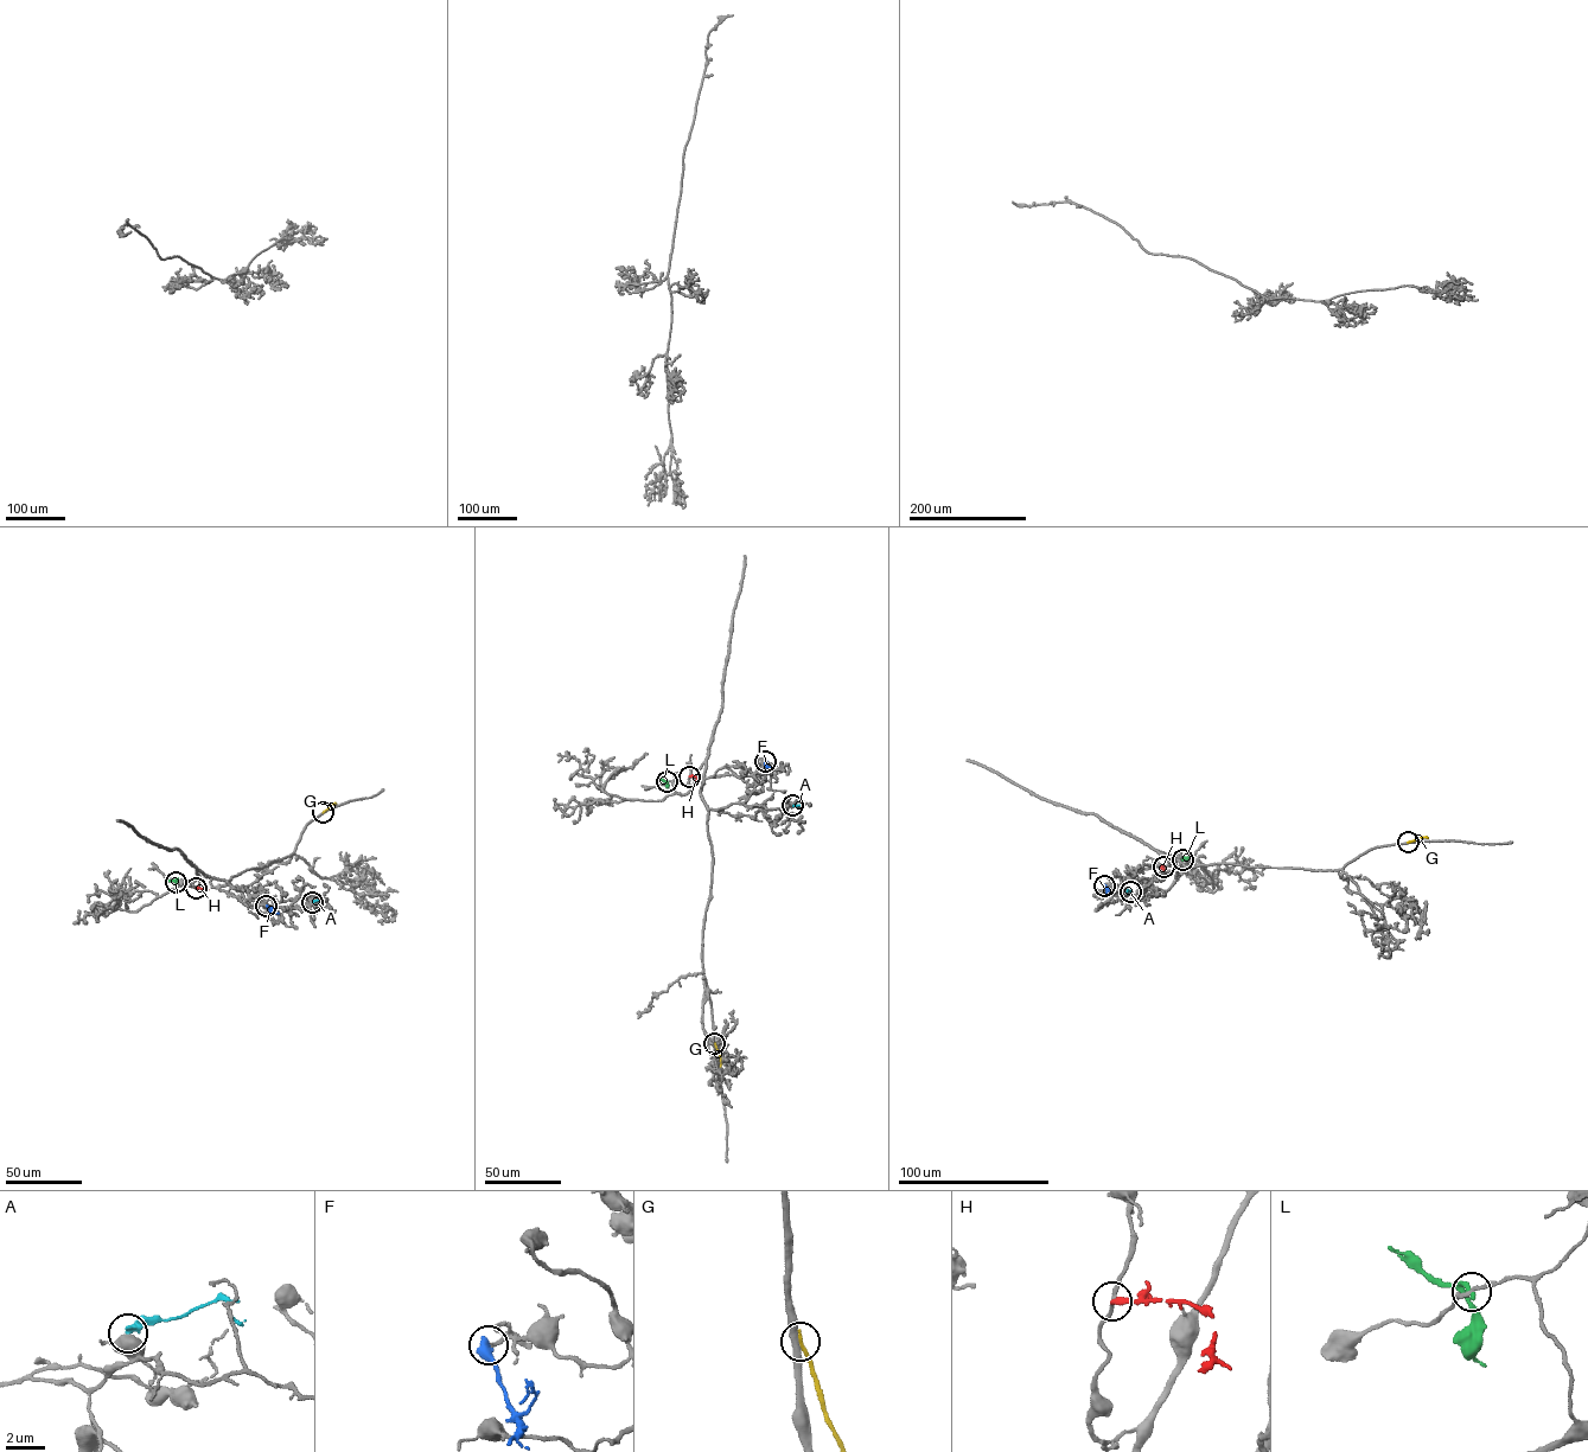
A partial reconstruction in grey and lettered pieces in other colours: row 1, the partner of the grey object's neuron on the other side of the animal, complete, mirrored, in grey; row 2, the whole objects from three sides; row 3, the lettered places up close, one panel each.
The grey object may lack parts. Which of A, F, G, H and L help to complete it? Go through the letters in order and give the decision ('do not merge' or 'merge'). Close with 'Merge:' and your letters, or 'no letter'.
A: do not merge
F: do not merge
G: do not merge
H: do not merge
L: do not merge
Merge: no letter

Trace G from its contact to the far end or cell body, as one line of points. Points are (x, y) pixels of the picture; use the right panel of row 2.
G: (1408, 842), (1428, 838)

